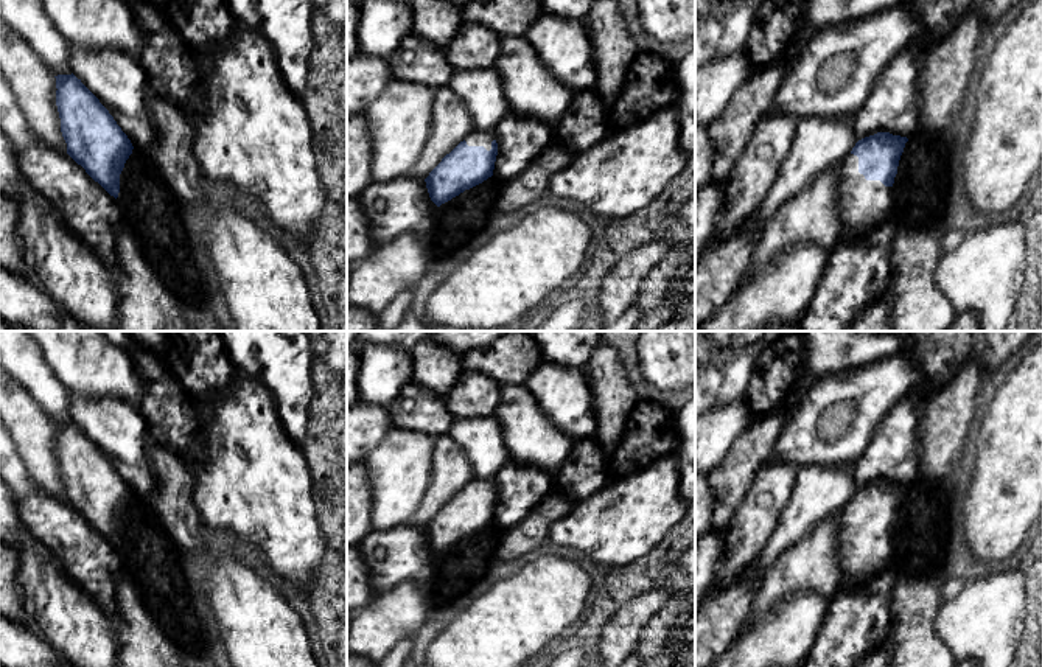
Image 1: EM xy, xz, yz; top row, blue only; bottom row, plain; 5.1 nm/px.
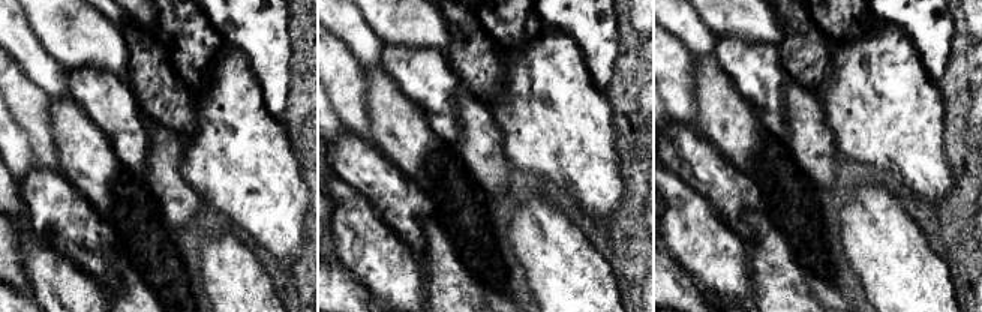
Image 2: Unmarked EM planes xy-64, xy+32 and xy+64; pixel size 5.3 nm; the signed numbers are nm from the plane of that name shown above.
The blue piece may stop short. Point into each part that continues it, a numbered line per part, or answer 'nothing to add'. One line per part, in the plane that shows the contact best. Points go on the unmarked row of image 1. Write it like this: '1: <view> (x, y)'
1: yz (865, 552)

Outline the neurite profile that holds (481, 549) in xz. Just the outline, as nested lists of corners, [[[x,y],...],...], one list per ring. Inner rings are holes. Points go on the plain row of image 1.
[[[491,524],[482,532],[437,555],[431,578],[423,585],[428,602],[425,625],[414,634],[409,659],[425,664],[432,641],[479,595],[495,583],[515,575],[530,561],[563,550],[551,543],[512,561],[502,561],[496,550],[504,529]]]

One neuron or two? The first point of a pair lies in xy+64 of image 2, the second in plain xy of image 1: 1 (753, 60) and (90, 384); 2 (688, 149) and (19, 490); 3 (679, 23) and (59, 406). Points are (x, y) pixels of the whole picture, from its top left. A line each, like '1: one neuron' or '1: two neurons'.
1: two neurons
2: two neurons
3: one neuron

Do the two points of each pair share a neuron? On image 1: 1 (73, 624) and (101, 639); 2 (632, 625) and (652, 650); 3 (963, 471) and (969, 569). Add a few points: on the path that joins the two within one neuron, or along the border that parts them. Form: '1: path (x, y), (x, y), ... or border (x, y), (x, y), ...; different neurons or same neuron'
1: path (80, 630), (89, 639), (95, 639); same neuron
2: border (663, 608), (643, 628), (639, 642), (633, 650); different neurons
3: path (951, 496), (951, 544); same neuron

